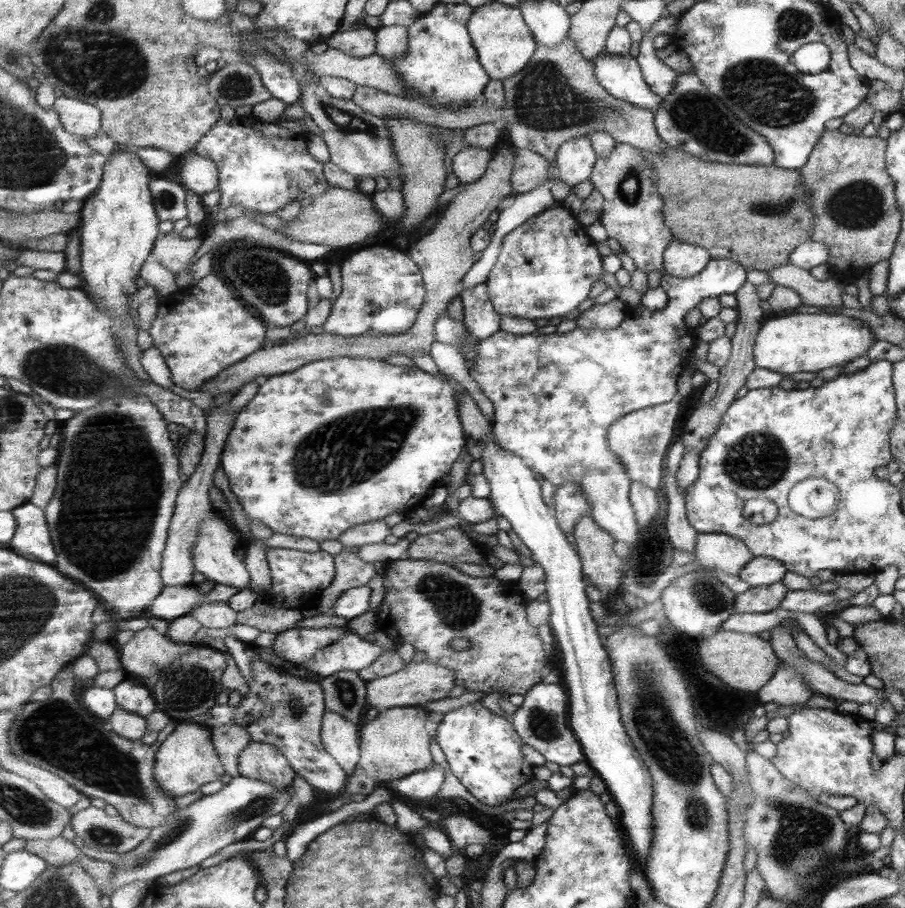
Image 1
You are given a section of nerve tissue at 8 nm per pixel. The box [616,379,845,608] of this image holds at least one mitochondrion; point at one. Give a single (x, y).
(758, 461)

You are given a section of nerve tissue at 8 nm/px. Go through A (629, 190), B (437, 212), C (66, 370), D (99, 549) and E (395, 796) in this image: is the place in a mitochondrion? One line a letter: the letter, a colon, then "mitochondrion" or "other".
A: mitochondrion
B: other
C: mitochondrion
D: mitochondrion
E: other

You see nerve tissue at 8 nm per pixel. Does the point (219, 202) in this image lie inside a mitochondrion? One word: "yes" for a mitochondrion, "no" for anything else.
no

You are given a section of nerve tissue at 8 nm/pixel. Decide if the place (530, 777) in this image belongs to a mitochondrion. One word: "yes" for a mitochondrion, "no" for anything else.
no

